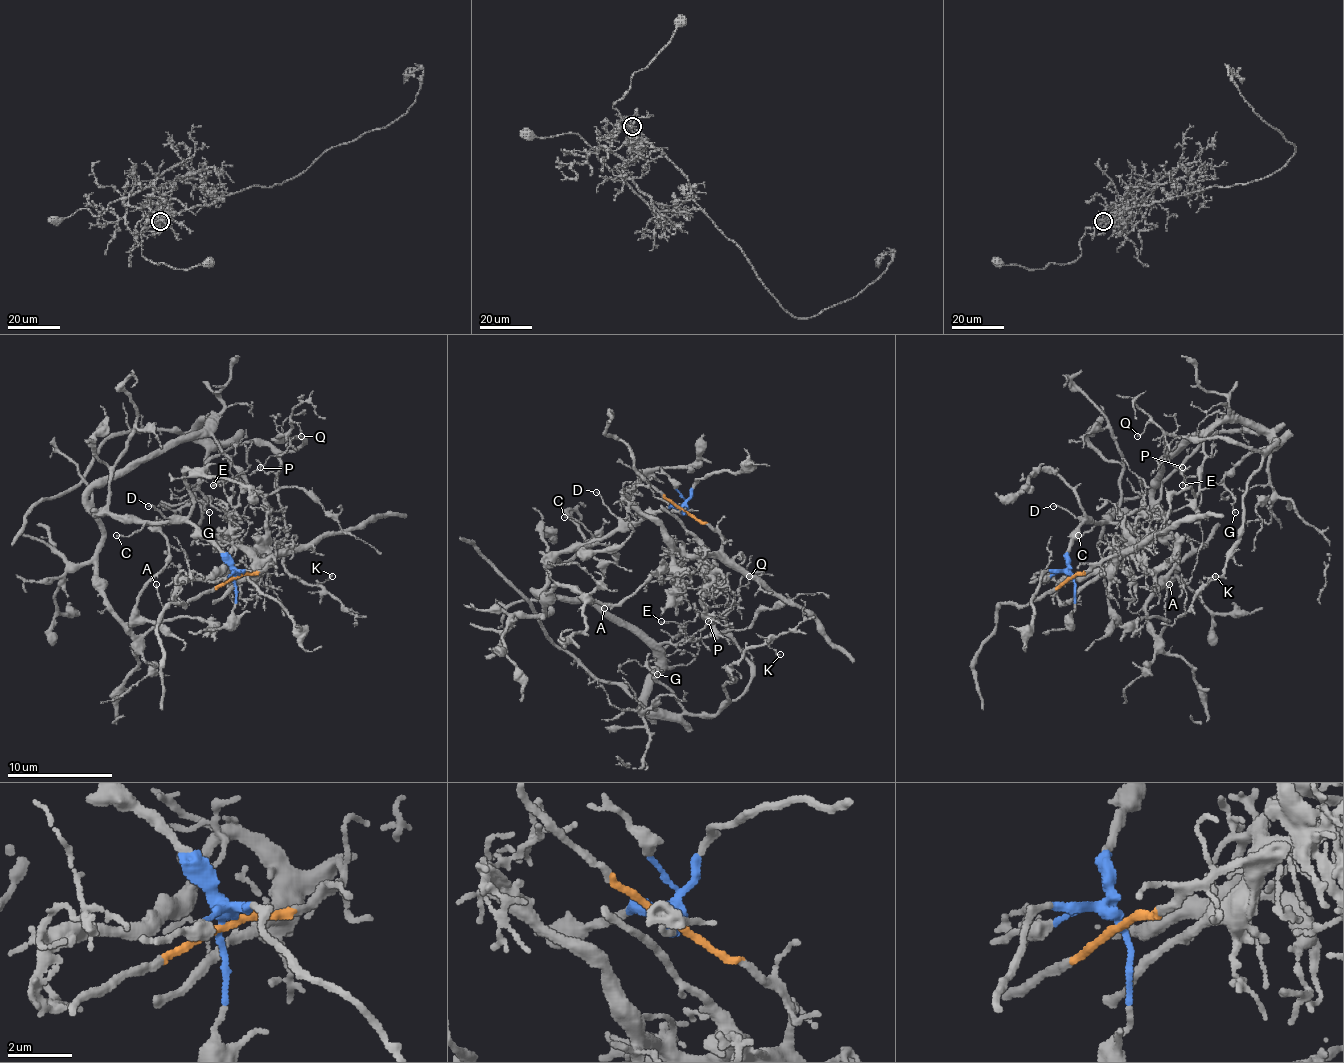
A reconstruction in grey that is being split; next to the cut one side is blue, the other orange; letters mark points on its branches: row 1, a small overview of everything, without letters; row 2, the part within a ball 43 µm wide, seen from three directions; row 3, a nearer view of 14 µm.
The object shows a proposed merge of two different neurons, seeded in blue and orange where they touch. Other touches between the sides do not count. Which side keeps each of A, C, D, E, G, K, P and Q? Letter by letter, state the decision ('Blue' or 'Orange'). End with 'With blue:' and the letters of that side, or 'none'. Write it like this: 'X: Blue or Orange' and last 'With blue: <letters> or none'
A: Blue
C: Blue
D: Blue
E: Blue
G: Blue
K: Blue
P: Blue
Q: Blue
With blue: A, C, D, E, G, K, P, Q

